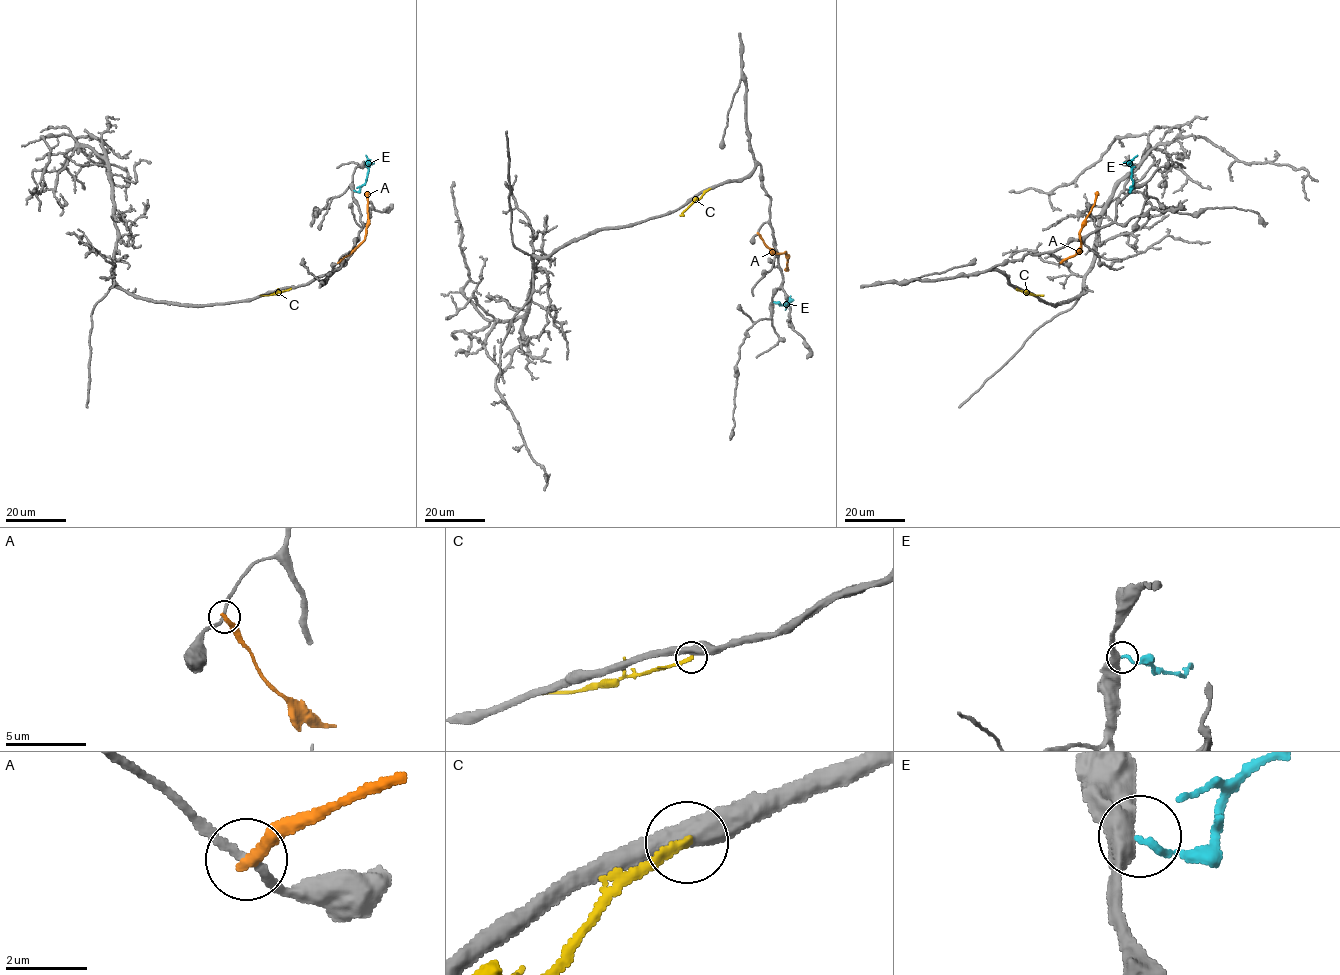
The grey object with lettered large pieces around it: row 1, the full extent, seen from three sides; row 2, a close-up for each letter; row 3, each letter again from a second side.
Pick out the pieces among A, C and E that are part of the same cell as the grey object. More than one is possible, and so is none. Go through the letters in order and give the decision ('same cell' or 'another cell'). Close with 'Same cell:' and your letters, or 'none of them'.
A: another cell
C: another cell
E: another cell
Same cell: none of them

